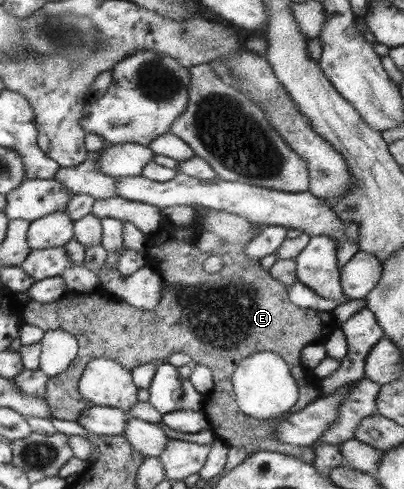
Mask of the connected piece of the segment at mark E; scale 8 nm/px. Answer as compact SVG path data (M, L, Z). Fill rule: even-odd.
M192 207L199 215L193 224L185 226L173 226L173 224L162 223L155 234L147 237L145 244L145 256L147 264L150 265L163 283L163 292L159 302L153 310L139 310L124 301L115 298L105 290L98 288L91 292L77 293L68 291L59 299L49 303L39 303L29 300L24 304L23 323L39 327L44 332L49 330L61 330L71 334L78 341L78 352L68 369L51 377L45 383L44 402L51 409L54 419L63 421L74 421L82 413L83 409L89 408L88 403L78 393L78 381L87 366L87 362L94 358L105 357L117 363L126 371L141 370L145 364L163 363L169 354L181 352L187 355L193 363L204 366L210 370L211 391L206 395L202 405L210 430L227 447L239 447L245 450L246 455L260 451L271 451L295 457L308 464L313 459L311 447L298 447L279 444L272 437L272 429L278 425L281 418L275 419L252 419L244 415L238 409L234 401L232 391L232 374L236 366L245 357L255 352L273 352L279 355L289 367L290 375L295 380L298 388L297 402L283 415L287 418L289 414L296 413L306 407L309 403L316 401L320 396L318 390L319 380L311 371L300 362L300 353L303 347L309 344L322 342L326 336L335 329L339 329L340 316L334 312L315 311L315 309L303 309L293 305L289 301L287 289L281 282L275 280L270 274L263 270L258 260L247 258L243 249L247 241L251 241L249 234L250 223L231 213L219 210L207 210L207 208ZM211 231L217 233L217 237L223 241L221 246L209 252L201 252L195 244L195 233ZM210 255L221 258L221 268L215 273L206 273L203 270L203 261Z

